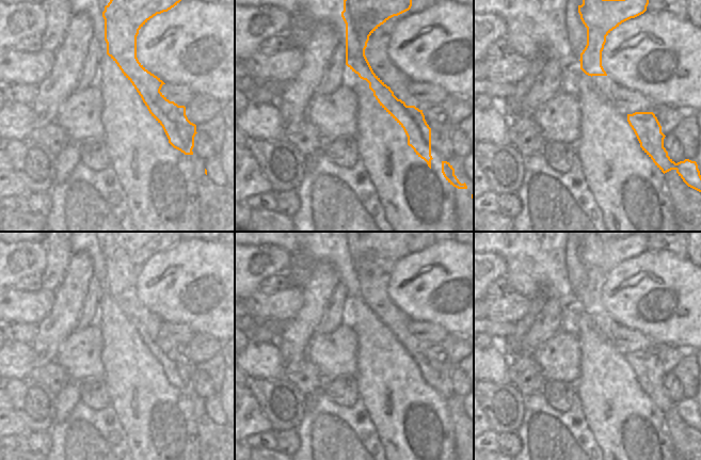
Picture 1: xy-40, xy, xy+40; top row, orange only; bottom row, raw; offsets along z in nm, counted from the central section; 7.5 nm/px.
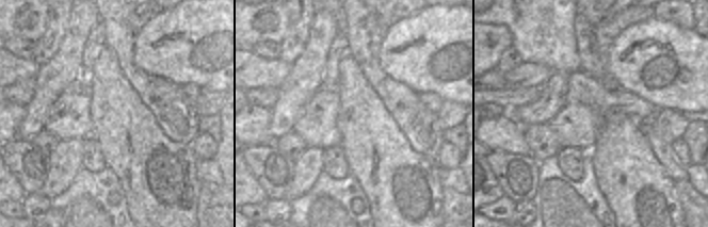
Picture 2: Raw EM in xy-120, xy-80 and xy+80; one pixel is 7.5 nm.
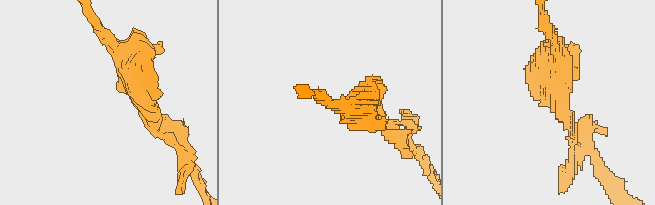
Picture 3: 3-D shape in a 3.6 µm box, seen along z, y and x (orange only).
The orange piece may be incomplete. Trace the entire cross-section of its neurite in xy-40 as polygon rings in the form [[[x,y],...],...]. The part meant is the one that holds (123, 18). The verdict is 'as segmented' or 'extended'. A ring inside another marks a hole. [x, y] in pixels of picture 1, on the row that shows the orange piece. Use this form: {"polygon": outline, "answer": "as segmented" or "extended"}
{"polygon": [[[110,0],[105,6],[105,41],[107,54],[117,64],[124,76],[132,83],[152,116],[162,126],[169,143],[185,155],[193,155],[196,125],[186,115],[186,107],[170,101],[161,92],[165,84],[148,72],[137,58],[137,36],[139,30],[154,16],[168,12],[181,0]]], "answer": "as segmented"}

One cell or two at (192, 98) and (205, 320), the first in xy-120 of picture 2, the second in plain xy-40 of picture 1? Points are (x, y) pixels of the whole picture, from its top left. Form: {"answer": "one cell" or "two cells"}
{"answer": "two cells"}

